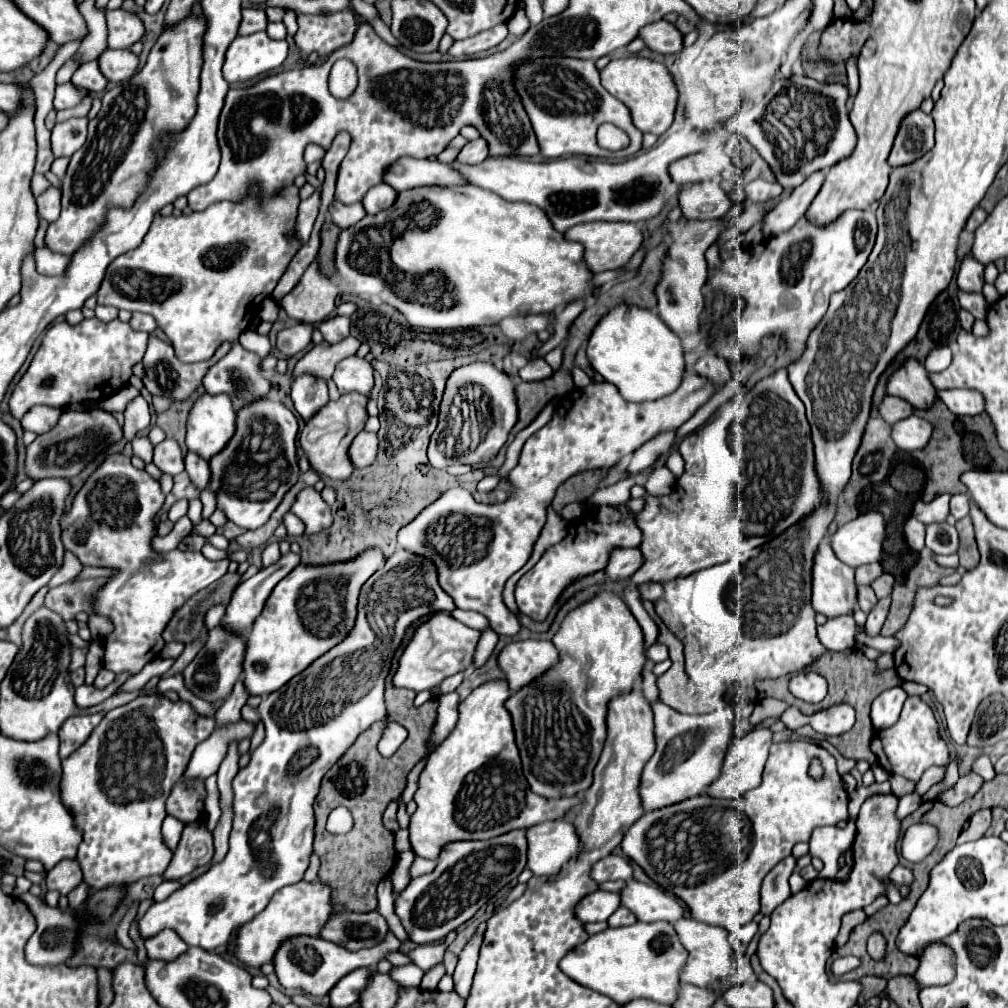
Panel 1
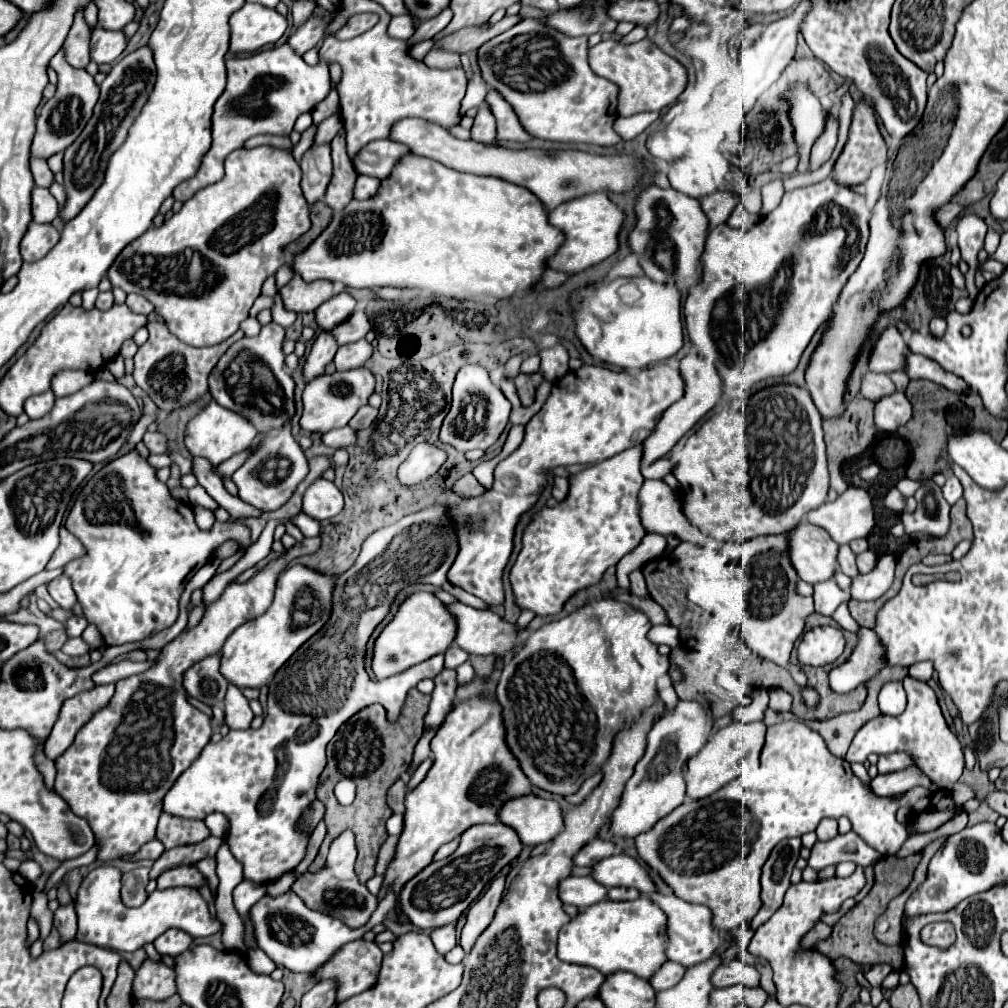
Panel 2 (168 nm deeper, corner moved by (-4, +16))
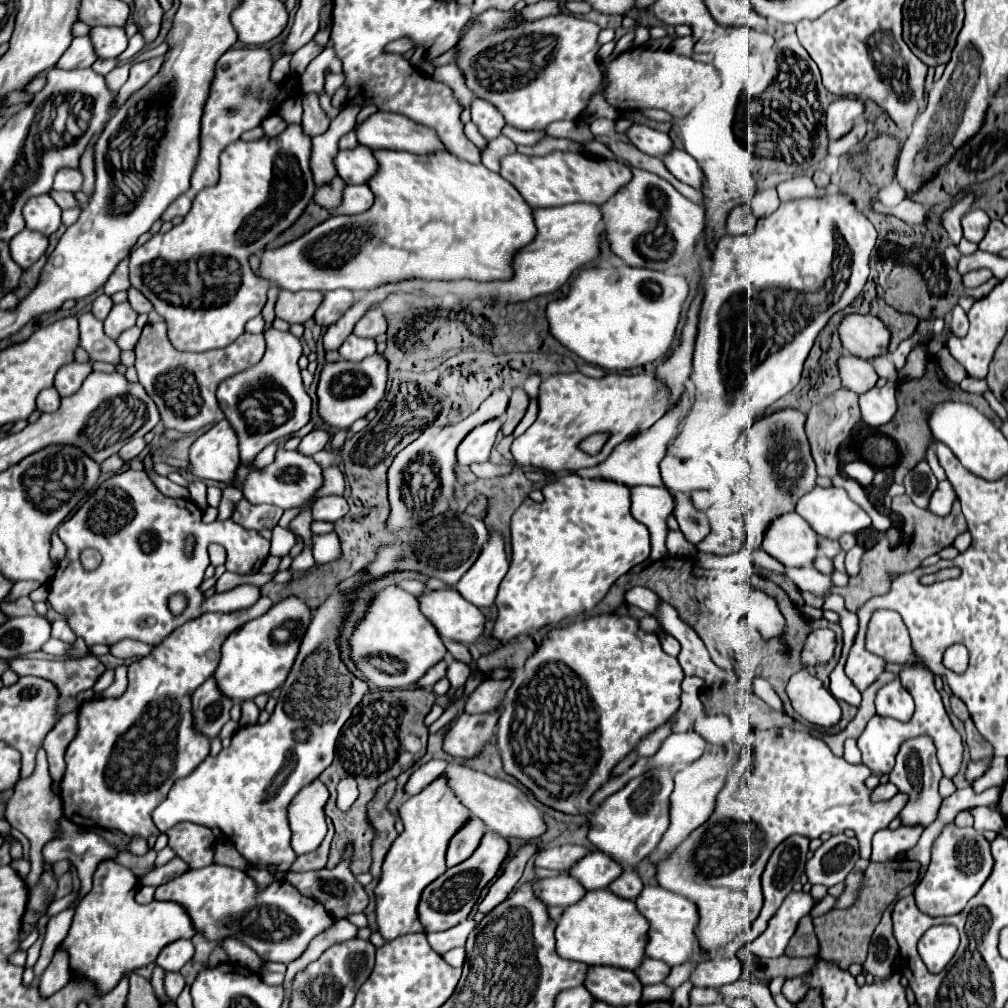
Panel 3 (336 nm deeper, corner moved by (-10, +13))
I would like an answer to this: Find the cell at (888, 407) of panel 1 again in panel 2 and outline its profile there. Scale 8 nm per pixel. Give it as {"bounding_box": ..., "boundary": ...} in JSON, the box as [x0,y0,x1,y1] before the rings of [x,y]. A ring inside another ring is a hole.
{"bounding_box":[860,372,894,400],"boundary":[[[866,372],[862,378],[862,388],[860,394],[868,400],[880,400],[882,396],[888,396],[890,392],[894,392],[894,384],[886,374],[876,374],[876,372]]]}

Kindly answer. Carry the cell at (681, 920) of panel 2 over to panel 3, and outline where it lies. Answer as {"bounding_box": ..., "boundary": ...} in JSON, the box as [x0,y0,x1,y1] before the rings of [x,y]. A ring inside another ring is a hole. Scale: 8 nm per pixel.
{"bounding_box":[636,885,698,965],"boundary":[[[646,885],[644,891],[636,897],[636,905],[640,913],[650,921],[650,931],[648,931],[648,957],[650,959],[660,959],[668,965],[680,965],[690,961],[698,951],[698,939],[696,939],[696,923],[698,923],[698,907],[672,891],[666,891],[662,887],[650,887]]]}

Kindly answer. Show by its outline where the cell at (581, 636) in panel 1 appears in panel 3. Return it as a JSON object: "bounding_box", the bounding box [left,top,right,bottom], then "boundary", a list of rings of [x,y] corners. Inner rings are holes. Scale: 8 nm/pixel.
{"bounding_box":[496,615,684,813],"boundary":[[[596,615],[596,617],[588,617],[582,621],[574,621],[568,623],[566,627],[556,627],[550,629],[548,635],[544,637],[544,641],[538,645],[538,649],[526,659],[524,667],[520,671],[516,671],[514,675],[514,683],[512,687],[506,691],[504,703],[502,703],[502,713],[498,719],[498,731],[496,731],[496,741],[498,741],[498,751],[504,763],[504,771],[510,773],[512,777],[516,777],[522,785],[526,785],[540,803],[564,811],[564,813],[588,813],[588,799],[592,797],[592,793],[608,781],[610,771],[614,769],[614,765],[624,759],[636,745],[638,741],[648,735],[650,731],[654,731],[656,727],[660,727],[662,723],[666,723],[666,719],[670,719],[678,707],[680,707],[680,683],[684,679],[682,667],[678,665],[676,657],[670,657],[662,651],[660,647],[660,639],[654,633],[648,633],[644,629],[640,629],[638,619],[628,617],[628,615]]]}

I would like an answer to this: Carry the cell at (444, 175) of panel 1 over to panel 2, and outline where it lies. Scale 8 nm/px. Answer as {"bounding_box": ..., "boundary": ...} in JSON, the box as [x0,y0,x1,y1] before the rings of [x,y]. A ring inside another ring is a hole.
{"bounding_box":[352,140,410,180],"boundary":[[[374,140],[356,154],[352,166],[356,174],[374,176],[382,180],[388,176],[390,168],[394,168],[394,160],[398,160],[398,156],[406,152],[410,150],[404,144],[394,144],[392,140]]]}

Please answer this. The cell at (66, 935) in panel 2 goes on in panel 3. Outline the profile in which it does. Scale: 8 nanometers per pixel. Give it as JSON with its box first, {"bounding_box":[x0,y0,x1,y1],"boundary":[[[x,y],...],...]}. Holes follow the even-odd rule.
{"bounding_box":[40,945,72,997],"boundary":[[[60,945],[54,953],[54,959],[52,963],[48,965],[48,969],[42,973],[40,977],[40,993],[44,997],[56,993],[58,989],[62,989],[72,977],[72,971],[70,971],[70,959],[68,959],[68,953],[66,949]]]}

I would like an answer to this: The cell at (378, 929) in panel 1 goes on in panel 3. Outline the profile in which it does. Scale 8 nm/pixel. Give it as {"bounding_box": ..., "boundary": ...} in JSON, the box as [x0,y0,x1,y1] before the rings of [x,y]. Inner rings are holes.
{"bounding_box":[284,843,368,919],"boundary":[[[348,843],[346,851],[344,851],[344,859],[340,859],[340,863],[334,869],[320,869],[320,871],[306,871],[306,873],[288,871],[288,873],[284,873],[284,879],[288,883],[292,883],[302,895],[320,901],[328,909],[328,913],[334,915],[336,919],[348,919],[354,913],[364,913],[364,909],[368,907],[368,895],[366,895],[364,887],[356,881],[356,877],[350,871],[352,855],[354,855],[352,843]]]}

